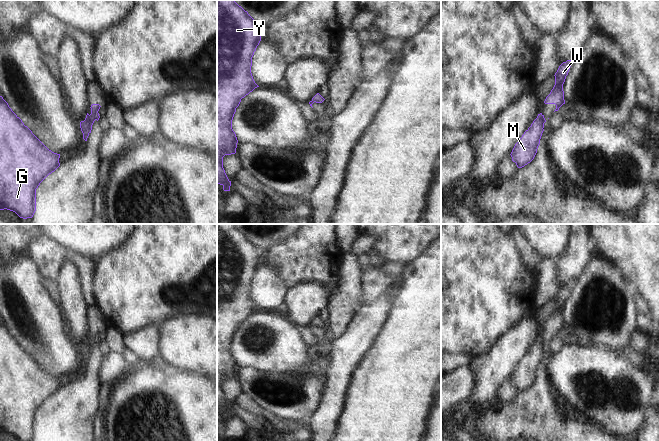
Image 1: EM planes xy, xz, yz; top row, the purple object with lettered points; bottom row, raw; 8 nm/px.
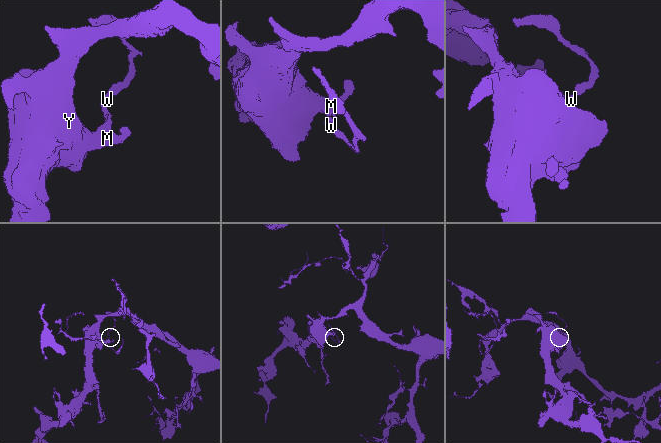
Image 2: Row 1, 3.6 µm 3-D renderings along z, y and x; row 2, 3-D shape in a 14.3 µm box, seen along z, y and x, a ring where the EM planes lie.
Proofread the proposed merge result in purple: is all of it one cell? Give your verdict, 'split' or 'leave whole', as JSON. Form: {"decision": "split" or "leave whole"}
{"decision": "split"}

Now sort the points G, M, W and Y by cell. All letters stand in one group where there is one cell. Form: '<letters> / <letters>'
G M Y / W

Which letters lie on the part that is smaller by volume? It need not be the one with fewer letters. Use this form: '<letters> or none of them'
W

